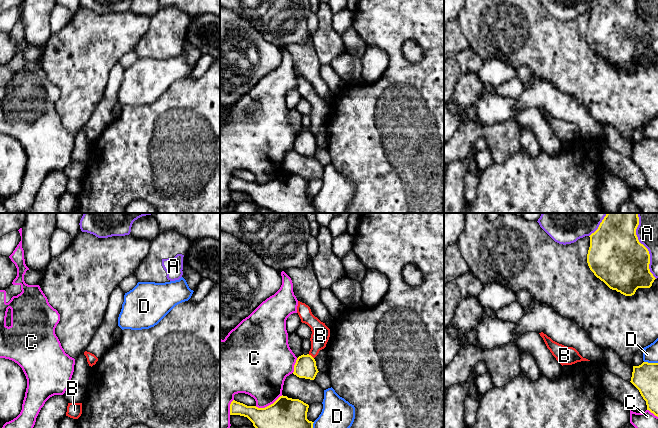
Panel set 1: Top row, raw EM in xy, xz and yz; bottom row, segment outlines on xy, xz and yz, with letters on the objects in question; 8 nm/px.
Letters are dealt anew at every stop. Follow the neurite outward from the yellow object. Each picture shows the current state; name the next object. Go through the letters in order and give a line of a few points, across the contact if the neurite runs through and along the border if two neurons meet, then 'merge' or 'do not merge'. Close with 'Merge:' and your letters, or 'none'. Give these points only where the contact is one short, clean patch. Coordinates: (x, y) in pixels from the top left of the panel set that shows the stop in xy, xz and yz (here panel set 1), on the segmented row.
A: do not merge
B: line xz (308, 354), (313, 358); do not merge
C: do not merge
D: do not merge
Merge: none

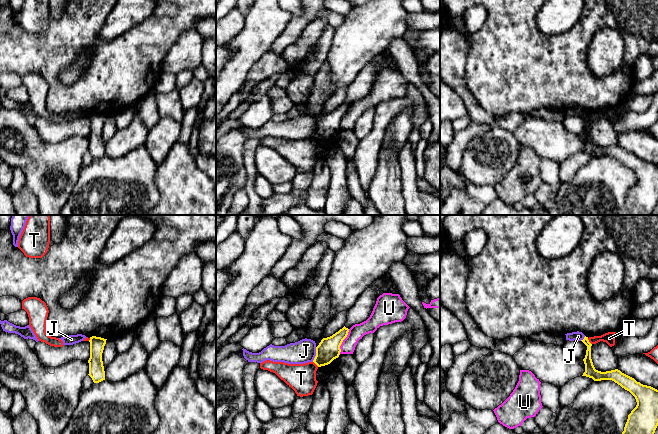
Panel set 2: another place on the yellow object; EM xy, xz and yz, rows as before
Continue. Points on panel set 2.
J: line xz (316, 347), (316, 355), (312, 361); do not merge
T: line yz (587, 338), (591, 344); do not merge
U: line xz (349, 329), (340, 346), (339, 353); do not merge
Merge: none

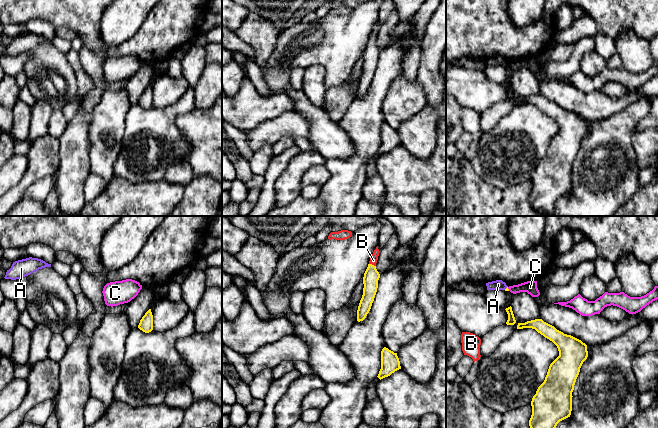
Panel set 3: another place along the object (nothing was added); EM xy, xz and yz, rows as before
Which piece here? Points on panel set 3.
A: line yz (507, 286), (504, 289); do not merge
B: line xz (371, 276), (371, 264), (373, 260); merge
C: line yz (507, 287), (509, 290); do not merge
Merge: B

